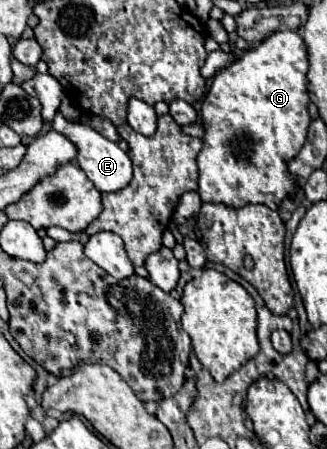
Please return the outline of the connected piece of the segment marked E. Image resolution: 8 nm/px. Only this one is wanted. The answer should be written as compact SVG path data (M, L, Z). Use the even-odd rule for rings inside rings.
M57 110L57 116L53 120L53 130L57 130L63 136L67 136L75 144L75 148L77 148L75 162L87 174L87 178L95 184L95 188L99 192L115 192L115 190L121 190L121 188L125 188L129 184L131 172L133 172L129 156L115 142L107 140L97 130L93 130L87 122L83 122L81 118L75 118L75 120L65 118L61 114L61 110Z

